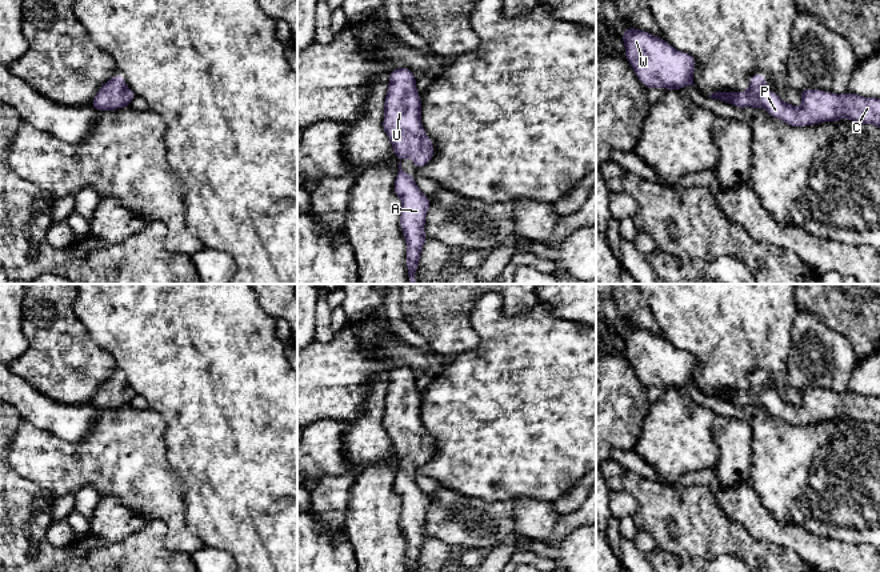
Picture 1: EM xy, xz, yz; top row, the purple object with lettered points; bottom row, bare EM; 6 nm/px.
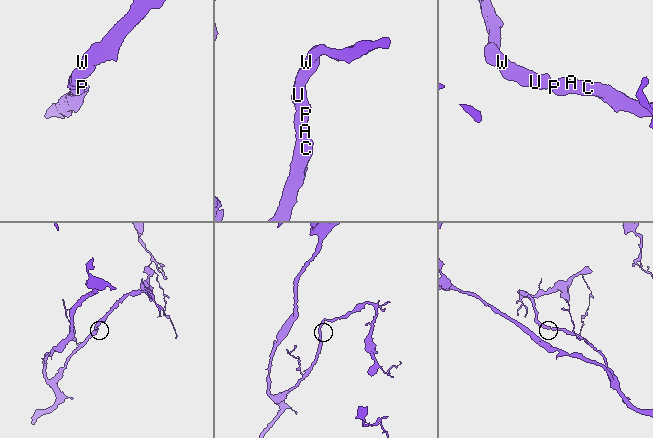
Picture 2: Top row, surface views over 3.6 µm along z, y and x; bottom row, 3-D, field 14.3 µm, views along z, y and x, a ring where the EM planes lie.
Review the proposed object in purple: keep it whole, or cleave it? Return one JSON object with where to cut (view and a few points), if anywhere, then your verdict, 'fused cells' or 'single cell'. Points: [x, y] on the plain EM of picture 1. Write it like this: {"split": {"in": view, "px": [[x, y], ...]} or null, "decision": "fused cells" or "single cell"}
{"split": null, "decision": "single cell"}

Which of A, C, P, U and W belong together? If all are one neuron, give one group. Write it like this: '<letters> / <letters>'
A C P U W

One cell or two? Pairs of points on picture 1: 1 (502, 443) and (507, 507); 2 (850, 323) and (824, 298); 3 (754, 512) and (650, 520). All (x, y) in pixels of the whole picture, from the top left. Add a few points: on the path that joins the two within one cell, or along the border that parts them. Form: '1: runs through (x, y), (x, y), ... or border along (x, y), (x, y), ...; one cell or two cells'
1: border along (515, 496), (494, 502), (476, 499); two cells
2: runs through (843, 316), (831, 304); one cell
3: border along (712, 488), (719, 507), (750, 535); two cells

